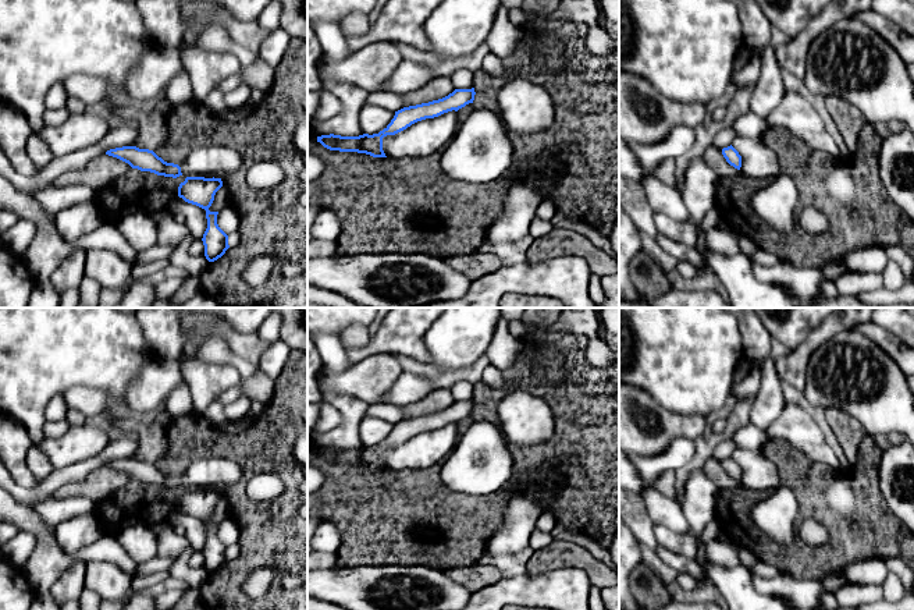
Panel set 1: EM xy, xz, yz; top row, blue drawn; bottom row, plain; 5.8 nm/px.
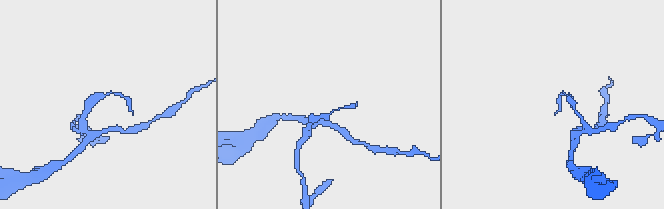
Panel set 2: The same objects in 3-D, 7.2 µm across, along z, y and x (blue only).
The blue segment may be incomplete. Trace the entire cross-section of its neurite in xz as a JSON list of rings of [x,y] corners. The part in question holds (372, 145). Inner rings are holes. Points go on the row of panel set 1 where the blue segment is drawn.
[[[474,88],[455,89],[452,93],[442,99],[403,107],[395,111],[391,123],[378,134],[363,134],[359,136],[341,136],[330,134],[317,136],[317,142],[330,150],[358,152],[370,155],[373,157],[387,157],[383,150],[384,136],[395,135],[417,121],[434,118],[452,110],[458,111],[466,104],[473,103],[474,95]]]

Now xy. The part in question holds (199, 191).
[[[186,177],[178,187],[178,196],[206,210],[207,228],[203,234],[205,256],[209,262],[221,258],[230,248],[228,235],[218,227],[218,212],[210,212],[216,192],[223,187],[221,178]]]

